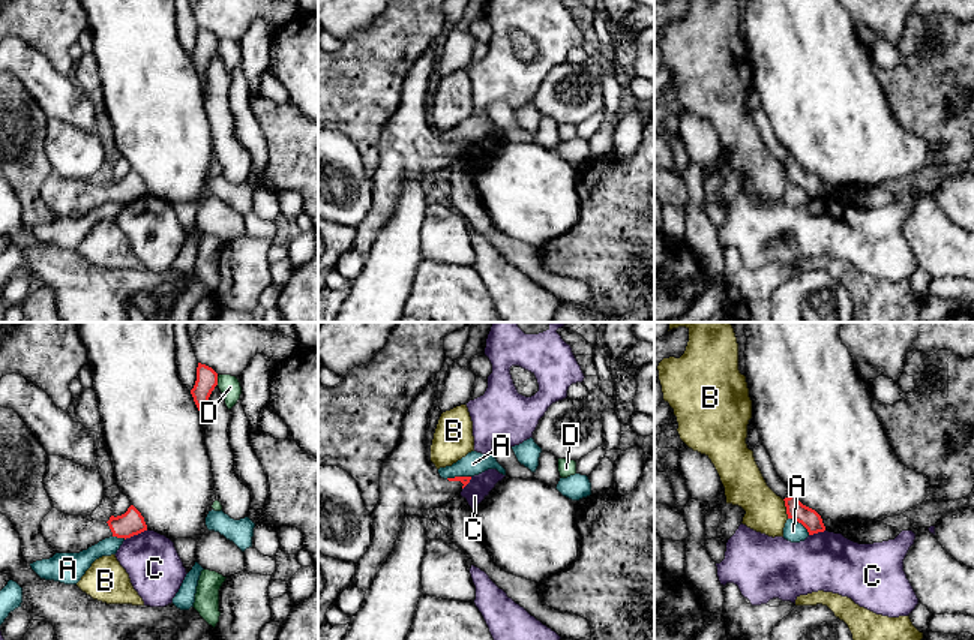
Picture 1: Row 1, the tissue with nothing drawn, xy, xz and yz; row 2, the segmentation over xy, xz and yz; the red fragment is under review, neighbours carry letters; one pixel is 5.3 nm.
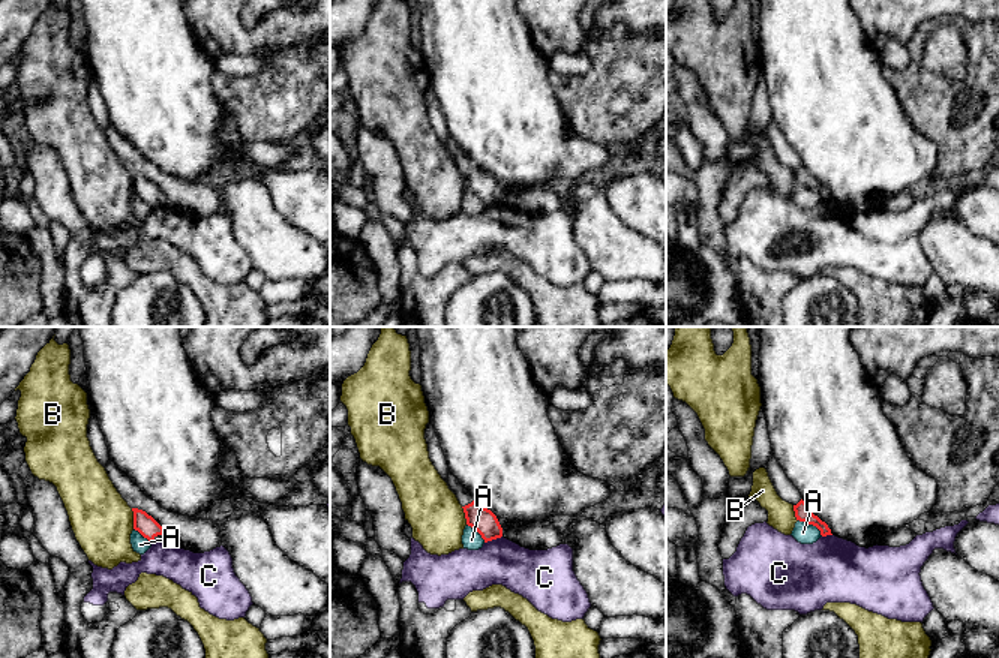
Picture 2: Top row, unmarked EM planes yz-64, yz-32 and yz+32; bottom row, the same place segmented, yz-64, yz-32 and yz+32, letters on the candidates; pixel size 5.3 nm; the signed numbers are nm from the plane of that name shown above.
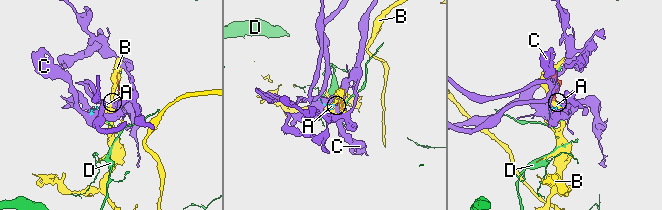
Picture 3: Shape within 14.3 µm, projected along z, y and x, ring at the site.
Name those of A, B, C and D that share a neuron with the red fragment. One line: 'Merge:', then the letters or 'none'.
Merge: none

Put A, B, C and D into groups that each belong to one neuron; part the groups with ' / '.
A / B / C / D

